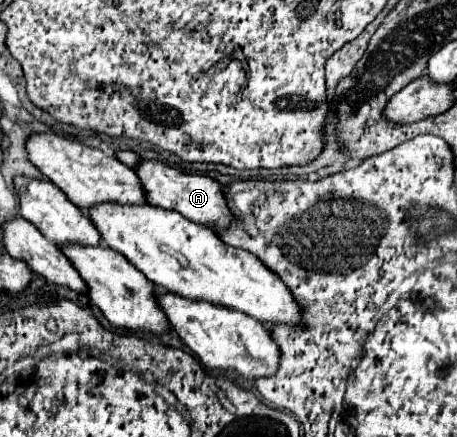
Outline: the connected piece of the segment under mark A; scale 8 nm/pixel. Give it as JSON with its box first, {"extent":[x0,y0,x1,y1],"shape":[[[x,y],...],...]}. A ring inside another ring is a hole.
{"extent":[134,159,234,229],"shape":[[[140,159],[138,165],[134,167],[134,171],[136,171],[138,179],[142,181],[146,203],[164,207],[164,209],[174,209],[174,211],[182,213],[186,219],[208,225],[212,229],[224,229],[232,223],[234,217],[230,215],[230,209],[226,205],[222,185],[218,181],[214,181],[212,177],[188,175],[188,173],[182,173],[182,171],[168,167],[154,159]]]}

